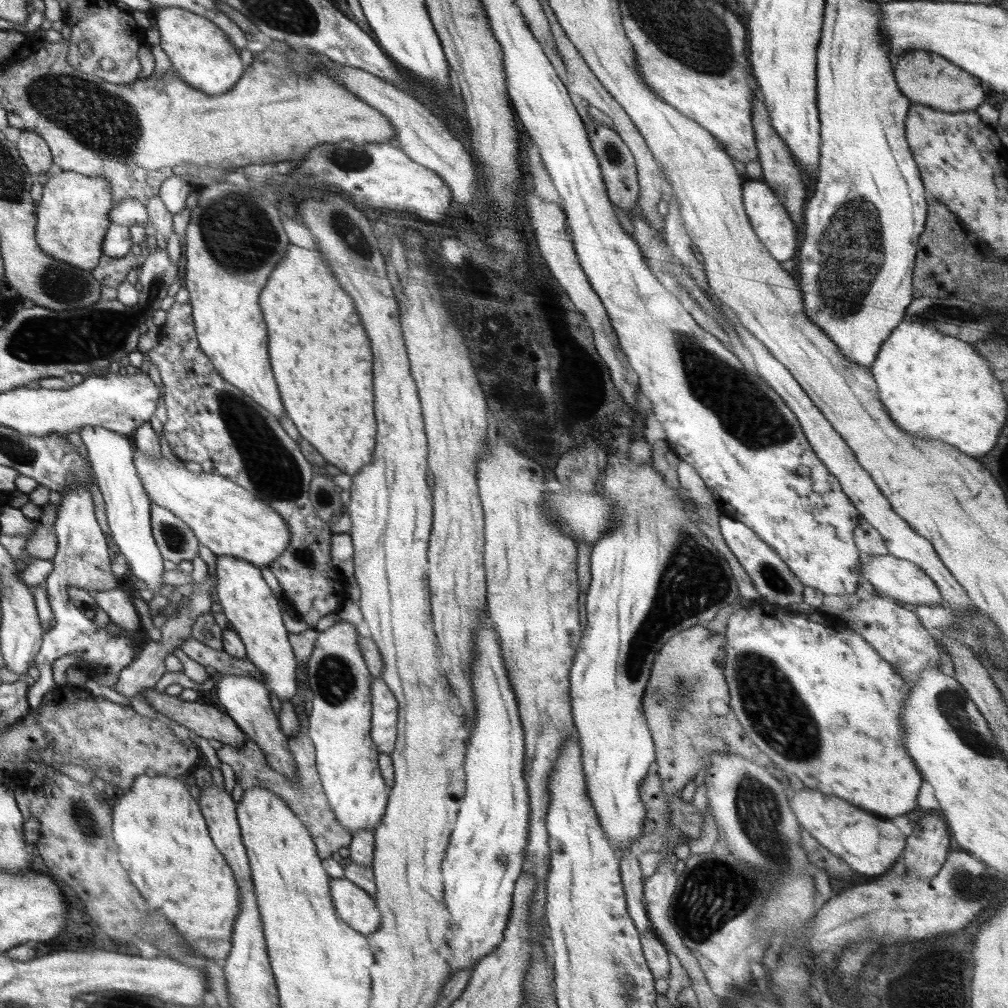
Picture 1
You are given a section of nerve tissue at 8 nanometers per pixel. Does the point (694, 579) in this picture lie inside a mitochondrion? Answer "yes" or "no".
yes

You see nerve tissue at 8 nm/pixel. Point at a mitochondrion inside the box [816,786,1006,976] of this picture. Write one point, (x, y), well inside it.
(968, 885)

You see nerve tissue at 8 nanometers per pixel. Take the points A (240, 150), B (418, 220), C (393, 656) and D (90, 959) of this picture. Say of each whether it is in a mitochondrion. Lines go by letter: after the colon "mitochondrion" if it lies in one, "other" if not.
A: other
B: other
C: other
D: other

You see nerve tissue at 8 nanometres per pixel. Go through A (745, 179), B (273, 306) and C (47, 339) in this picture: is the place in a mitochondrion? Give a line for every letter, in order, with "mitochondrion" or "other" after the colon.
A: other
B: other
C: mitochondrion

